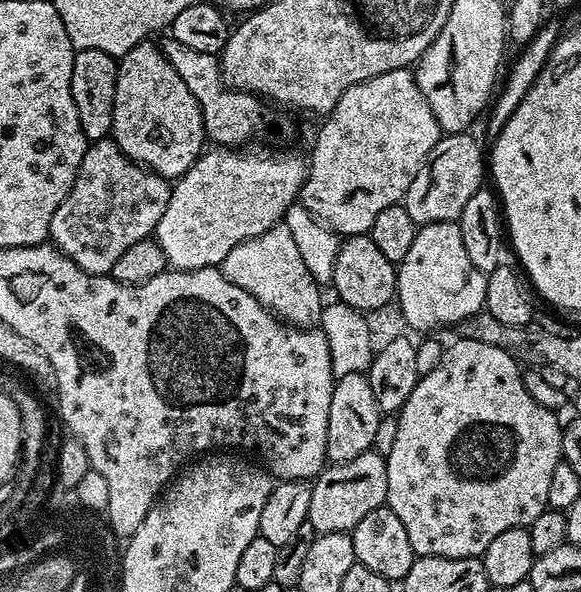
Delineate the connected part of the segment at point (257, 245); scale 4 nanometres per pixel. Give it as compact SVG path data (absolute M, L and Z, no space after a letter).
M285 226L271 228L266 234L258 234L234 246L218 267L234 286L242 286L246 294L258 298L260 305L279 319L293 326L312 326L319 321L321 285L306 270L301 251L294 246L293 235Z

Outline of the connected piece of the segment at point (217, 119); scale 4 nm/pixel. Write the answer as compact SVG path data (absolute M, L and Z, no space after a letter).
M171 38L165 40L162 44L164 57L174 70L178 70L178 78L186 82L190 94L194 94L202 110L205 137L216 146L244 146L246 142L255 141L257 137L252 128L260 128L260 120L264 120L264 112L269 105L250 92L234 92L227 87L220 76L220 62L216 56L190 50L190 46L182 46L182 42Z

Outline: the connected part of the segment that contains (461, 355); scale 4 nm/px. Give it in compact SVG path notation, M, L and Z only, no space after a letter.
M453 339L454 342L445 347L442 362L430 370L430 374L421 376L420 380L410 390L410 398L400 407L396 416L398 434L394 438L394 446L387 456L386 490L388 499L386 506L398 514L402 527L406 530L406 538L410 538L410 546L417 556L437 556L438 558L480 558L483 557L486 546L498 538L505 530L511 528L527 528L548 508L546 493L550 487L550 477L554 475L554 466L562 463L560 451L562 450L561 417L557 413L546 410L546 406L538 406L534 398L530 398L524 385L524 372L521 365L506 350L498 350L498 346L490 346L487 342L474 342L473 340Z

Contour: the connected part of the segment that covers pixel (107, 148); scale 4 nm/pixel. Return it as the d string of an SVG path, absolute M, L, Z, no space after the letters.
M93 140L82 158L82 166L78 166L70 194L54 210L48 231L51 243L82 270L95 276L111 273L122 250L155 233L171 193L169 181L134 163L115 140Z

